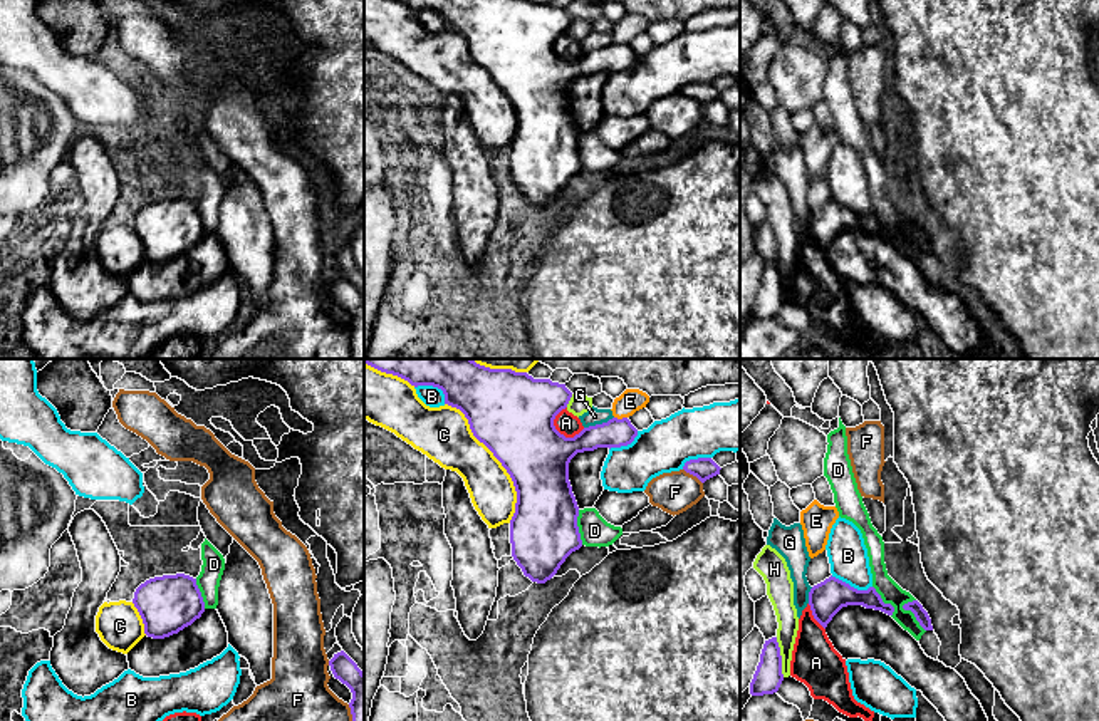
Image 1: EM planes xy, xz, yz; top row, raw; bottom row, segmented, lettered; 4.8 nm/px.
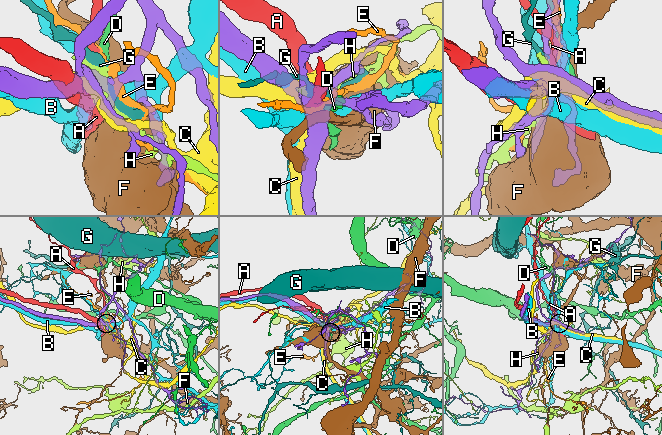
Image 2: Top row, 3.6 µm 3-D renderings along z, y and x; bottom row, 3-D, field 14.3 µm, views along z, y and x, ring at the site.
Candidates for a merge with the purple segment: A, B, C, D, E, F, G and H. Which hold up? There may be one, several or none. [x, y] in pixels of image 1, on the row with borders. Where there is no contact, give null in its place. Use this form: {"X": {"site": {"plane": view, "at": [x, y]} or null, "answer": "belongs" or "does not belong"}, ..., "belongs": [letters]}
{"A": {"site": {"plane": "xz", "at": [564, 436]}, "answer": "does not belong"}, "B": {"site": {"plane": "xz", "at": [435, 386]}, "answer": "does not belong"}, "C": {"site": {"plane": "xz", "at": [497, 458]}, "answer": "does not belong"}, "D": {"site": {"plane": "yz", "at": [915, 616]}, "answer": "does not belong"}, "E": {"site": {"plane": "xz", "at": [623, 418]}, "answer": "does not belong"}, "F": {"site": {"plane": "xz", "at": [693, 475]}, "answer": "does not belong"}, "G": {"site": {"plane": "xz", "at": [598, 425]}, "answer": "does not belong"}, "H": {"site": {"plane": "yz", "at": [781, 658]}, "answer": "does not belong"}, "belongs": []}

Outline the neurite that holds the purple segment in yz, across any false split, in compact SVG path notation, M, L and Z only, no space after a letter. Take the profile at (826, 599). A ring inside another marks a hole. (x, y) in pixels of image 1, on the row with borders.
M832 575L810 589L809 605L814 619L824 629L832 617L847 605L862 605L866 609L881 610L888 615L893 615L894 612L894 607L891 604L884 604L874 587L857 590Z

